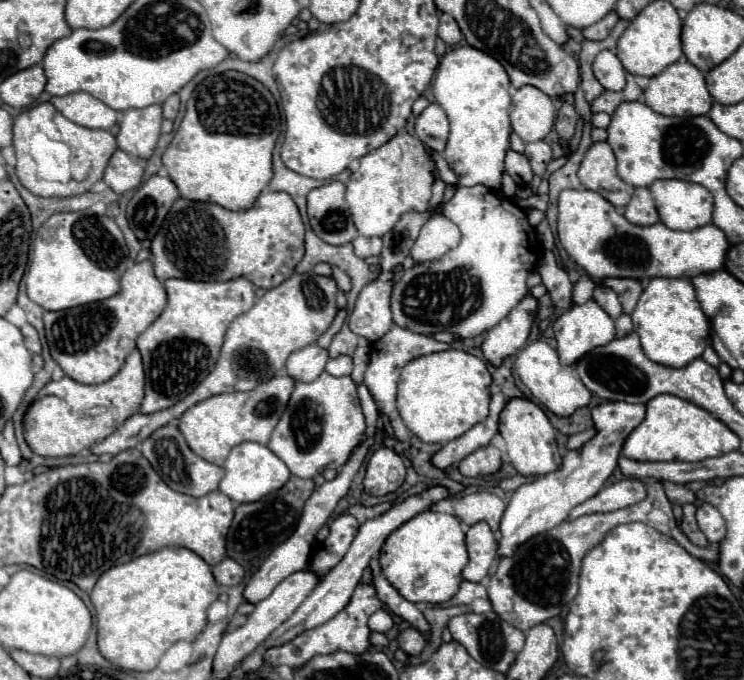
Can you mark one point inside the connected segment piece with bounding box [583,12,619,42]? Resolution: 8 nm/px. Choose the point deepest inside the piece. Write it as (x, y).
(600, 31)

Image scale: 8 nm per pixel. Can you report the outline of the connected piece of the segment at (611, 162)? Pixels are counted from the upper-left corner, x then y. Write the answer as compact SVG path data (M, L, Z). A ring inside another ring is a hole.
M593 142L587 150L581 166L579 166L579 180L587 190L601 194L613 206L623 208L629 204L633 194L633 186L625 184L615 172L615 154L607 142Z

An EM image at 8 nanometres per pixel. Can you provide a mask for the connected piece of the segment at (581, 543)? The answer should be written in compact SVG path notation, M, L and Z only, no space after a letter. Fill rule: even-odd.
M653 480L649 484L649 492L647 498L639 504L615 510L615 512L607 512L607 514L587 514L581 516L577 520L565 520L559 526L555 526L553 530L547 530L545 534L537 534L533 536L529 542L523 542L521 546L517 546L515 554L505 558L499 558L497 570L489 580L489 600L493 604L493 610L511 626L519 628L519 630L529 630L553 616L557 616L577 594L577 580L581 574L581 562L585 558L585 554L589 554L589 550L593 550L593 546L601 544L601 540L605 538L605 534L609 530L613 530L619 524L627 524L627 522L643 522L657 530L661 530L663 534L675 538L689 554L699 556L703 560L709 562L717 562L719 552L715 548L699 548L695 544L691 544L691 540L685 536L685 532L679 528L679 524L673 518L673 510L671 510L671 502L667 500L665 492L663 492L663 484ZM653 510L659 510L661 516L656 519L649 516Z

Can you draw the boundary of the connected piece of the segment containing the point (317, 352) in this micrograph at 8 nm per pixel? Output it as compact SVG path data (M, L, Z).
M311 344L311 346L305 346L291 354L287 358L285 370L297 382L313 382L325 370L327 360L329 360L327 350L319 348L317 344Z

